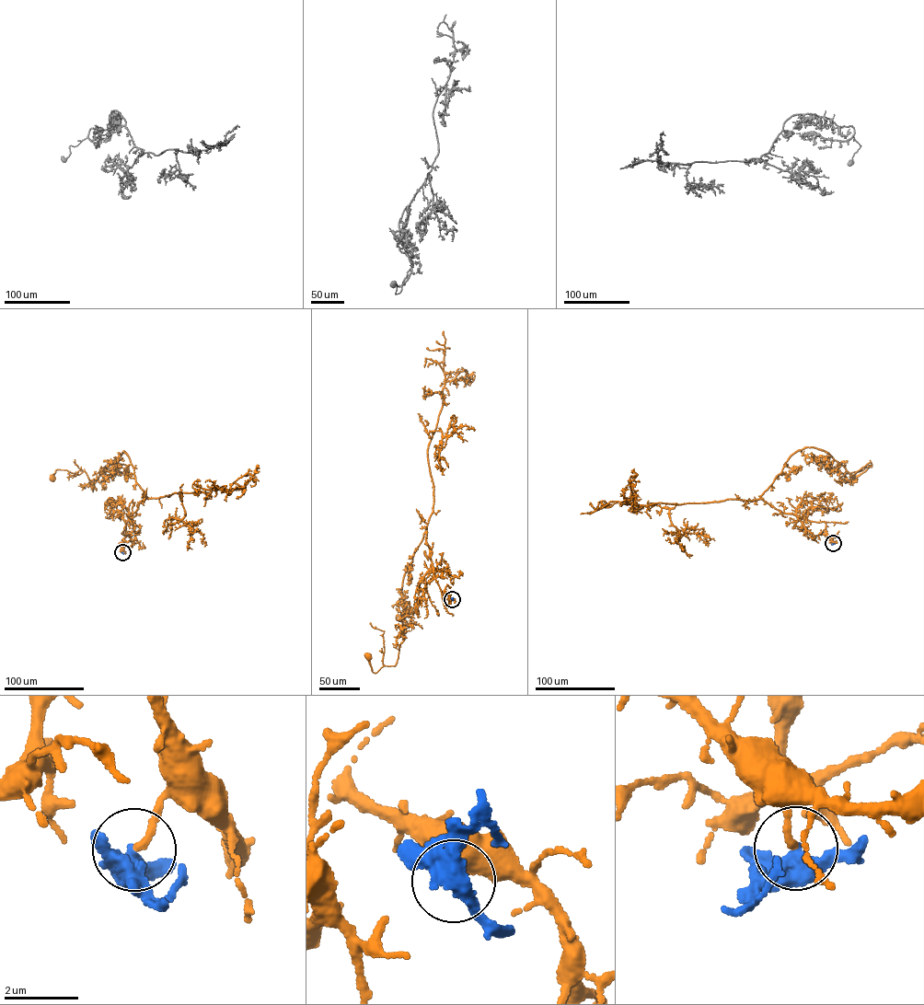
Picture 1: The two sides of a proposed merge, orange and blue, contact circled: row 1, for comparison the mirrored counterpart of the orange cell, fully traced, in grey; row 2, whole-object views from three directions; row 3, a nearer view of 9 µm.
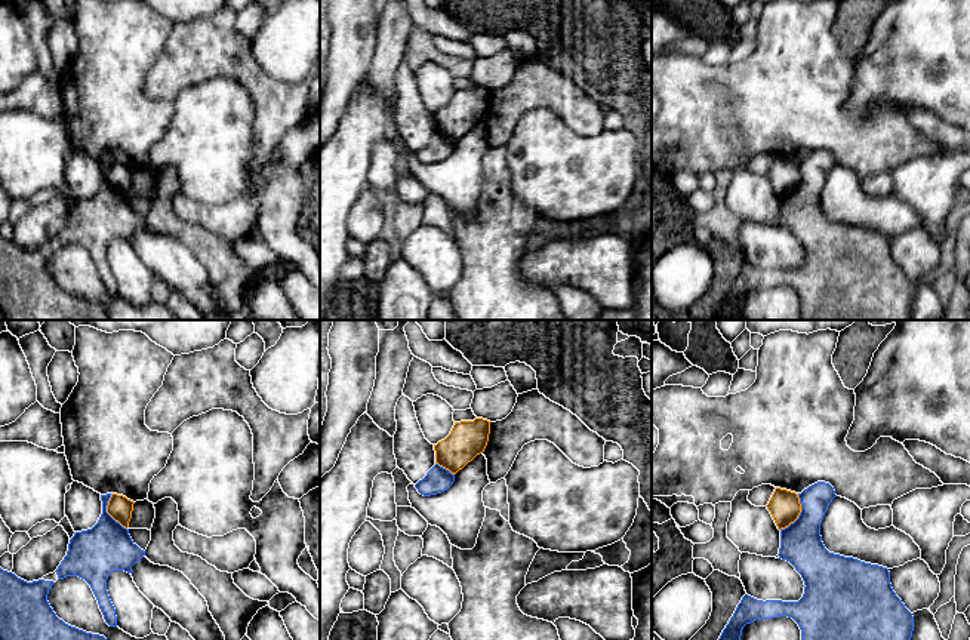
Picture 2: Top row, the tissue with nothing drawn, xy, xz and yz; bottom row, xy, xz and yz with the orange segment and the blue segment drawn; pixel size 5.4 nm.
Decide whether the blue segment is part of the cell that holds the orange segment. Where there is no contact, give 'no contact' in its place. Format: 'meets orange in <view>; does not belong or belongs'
meets orange in yz; does not belong

